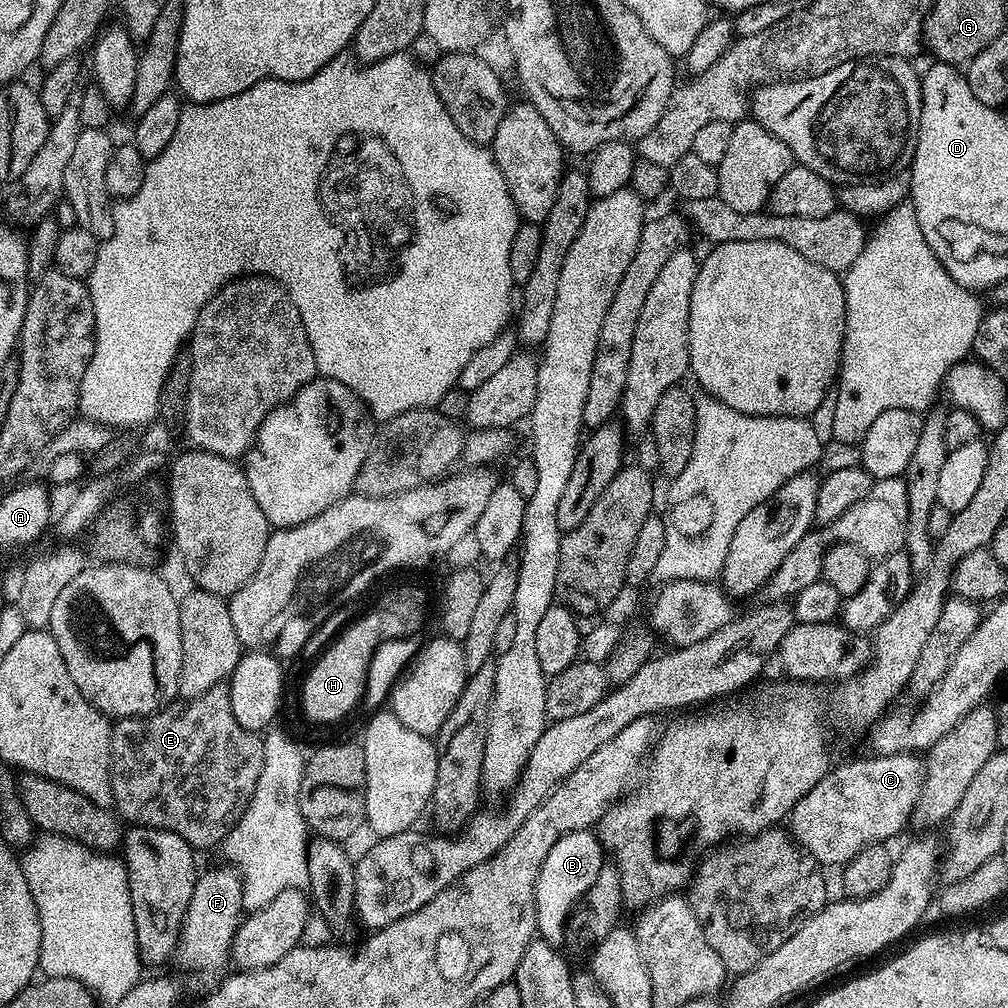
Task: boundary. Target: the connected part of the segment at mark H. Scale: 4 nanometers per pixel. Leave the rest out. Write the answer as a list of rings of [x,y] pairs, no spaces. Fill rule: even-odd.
[[[369,611],[360,614],[349,628],[340,632],[340,637],[321,654],[316,665],[304,680],[304,712],[320,724],[332,724],[348,716],[364,699],[367,671],[371,658],[382,643],[390,639],[390,633],[402,631],[402,622],[388,616],[371,616]]]

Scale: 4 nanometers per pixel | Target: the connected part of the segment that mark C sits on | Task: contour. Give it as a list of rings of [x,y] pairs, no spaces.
[[[899,752],[898,754],[890,754],[889,756],[878,756],[875,754],[868,756],[866,760],[848,760],[845,764],[837,763],[824,775],[822,782],[818,782],[818,786],[814,786],[814,790],[810,790],[810,794],[806,794],[792,808],[790,813],[790,821],[792,820],[792,825],[790,825],[792,838],[804,851],[809,852],[816,859],[816,863],[821,866],[827,866],[827,864],[837,864],[837,866],[849,864],[863,848],[868,848],[871,844],[884,844],[888,842],[891,836],[898,835],[904,827],[909,827],[912,819],[912,811],[916,809],[916,803],[922,794],[925,761],[919,755],[909,754],[907,752]]]

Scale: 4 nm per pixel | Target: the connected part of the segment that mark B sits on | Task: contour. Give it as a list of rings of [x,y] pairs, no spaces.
[[[591,829],[571,831],[554,842],[553,849],[546,854],[535,886],[536,927],[539,939],[559,949],[565,945],[568,916],[591,883],[598,878],[598,873],[605,863],[606,850],[599,835]]]

